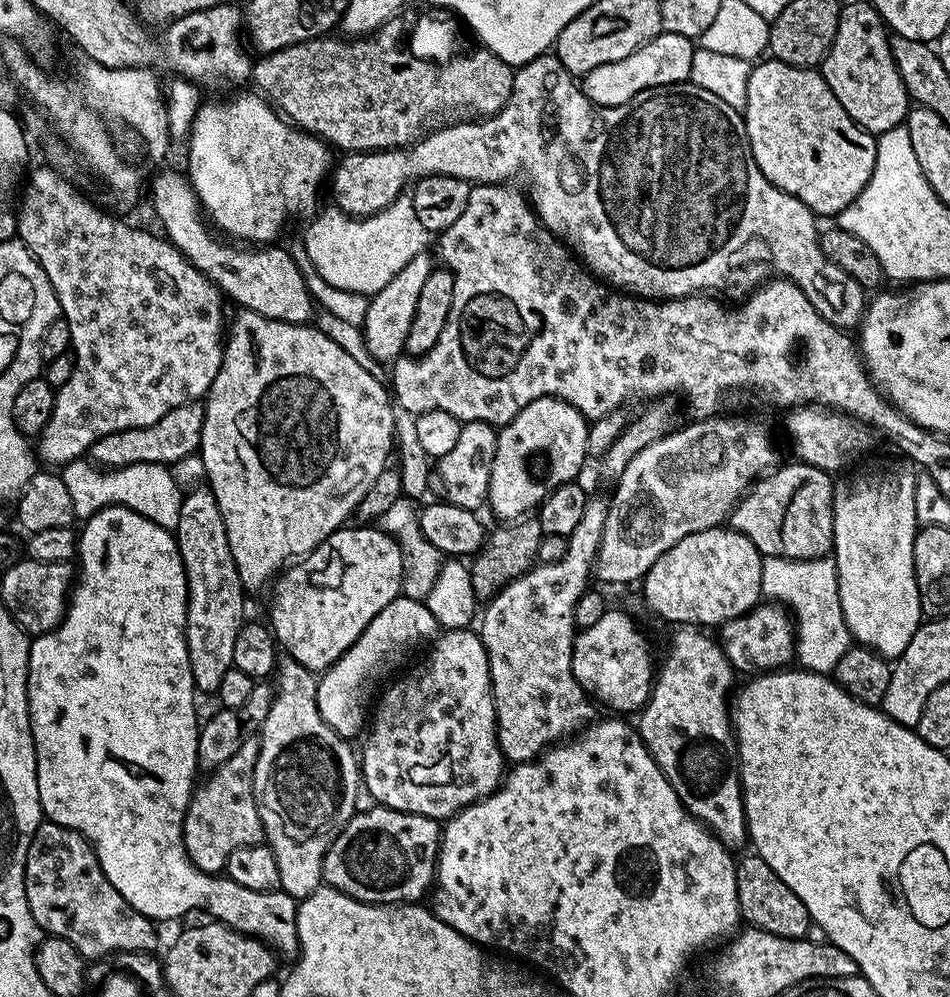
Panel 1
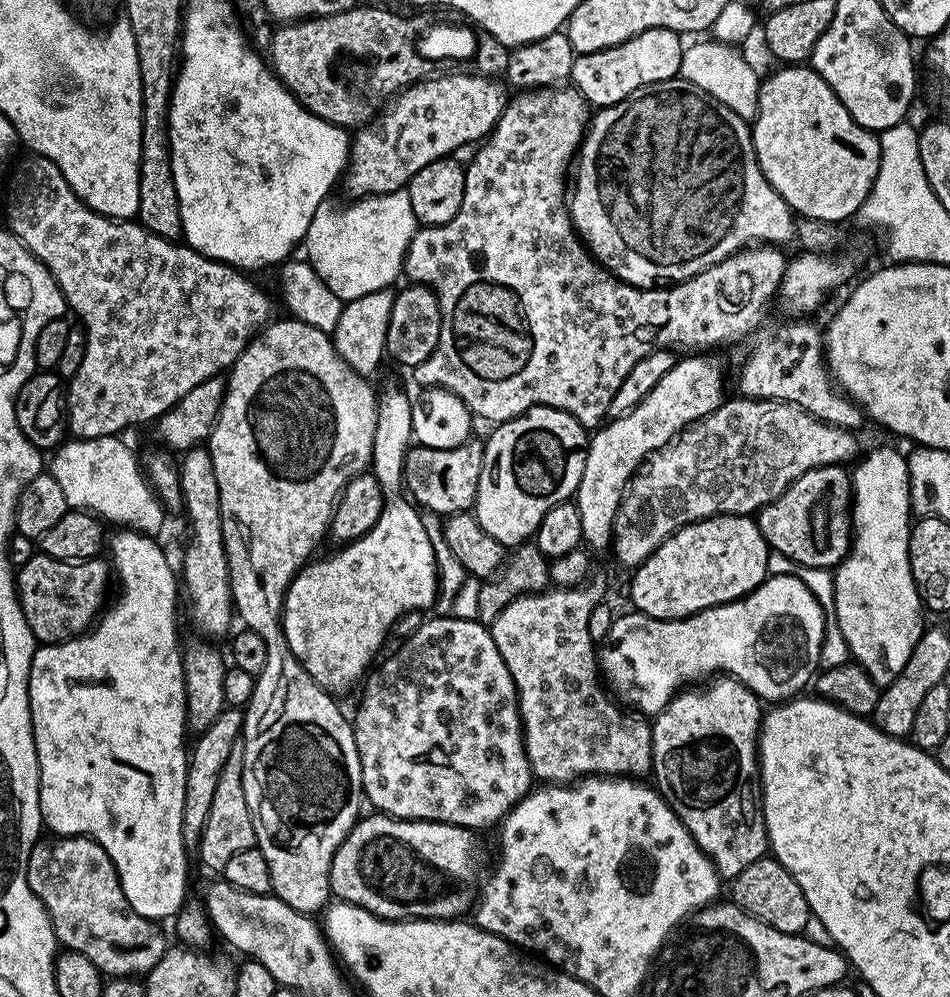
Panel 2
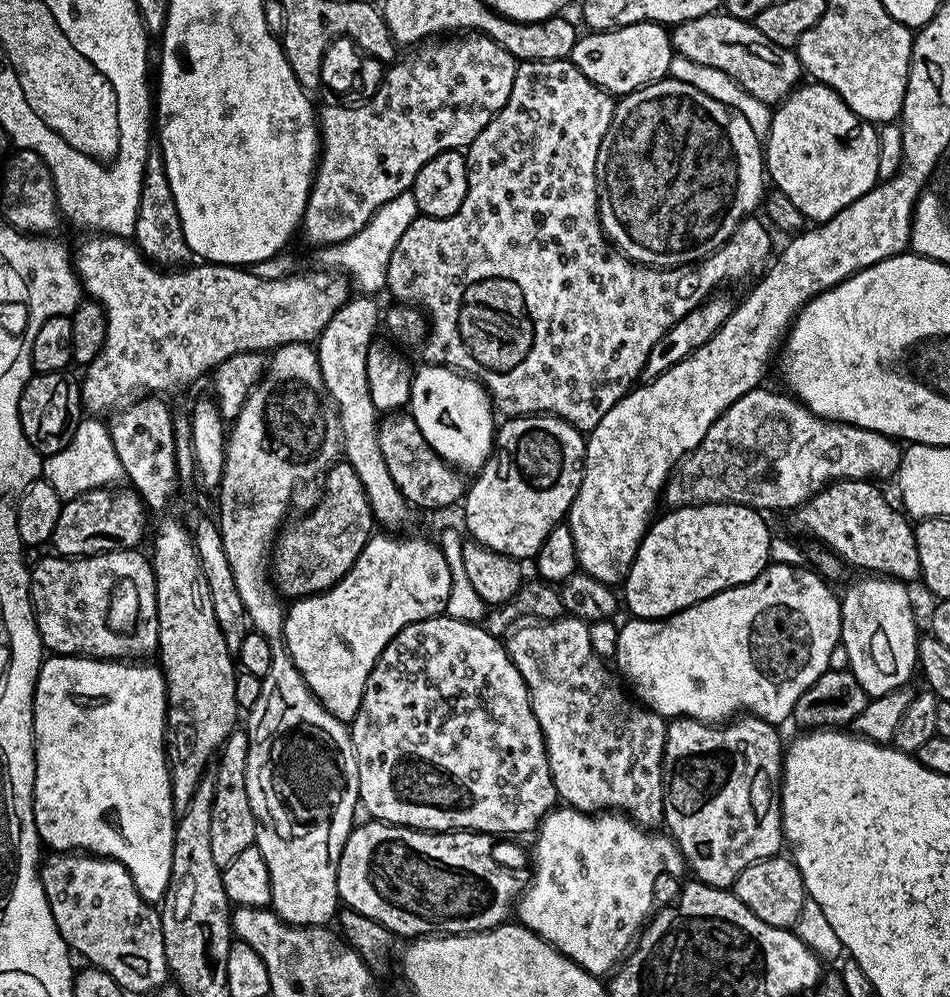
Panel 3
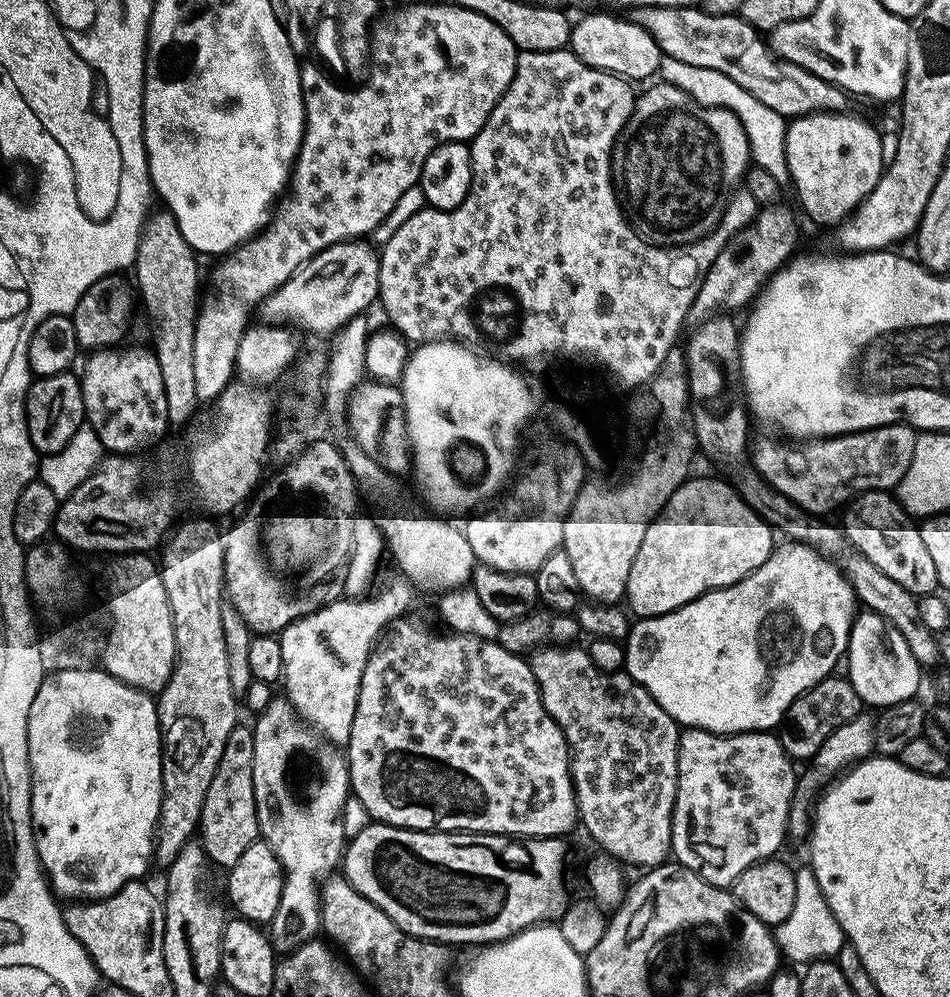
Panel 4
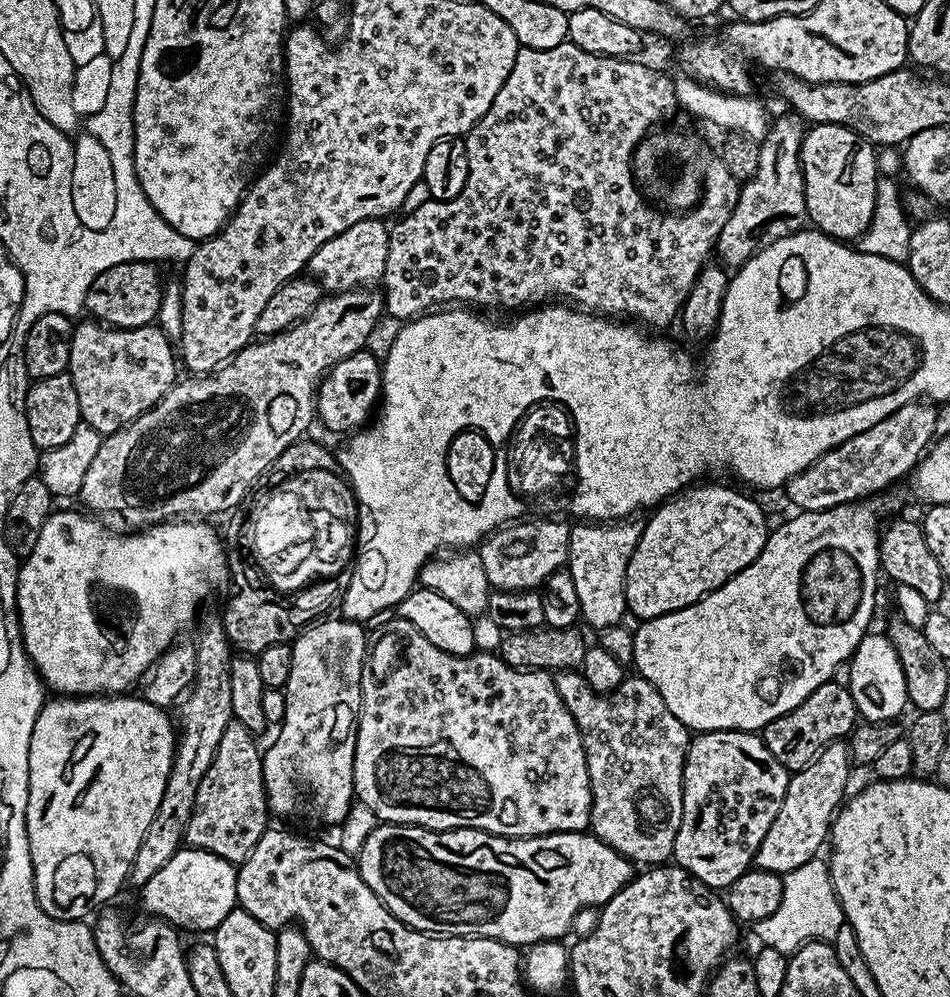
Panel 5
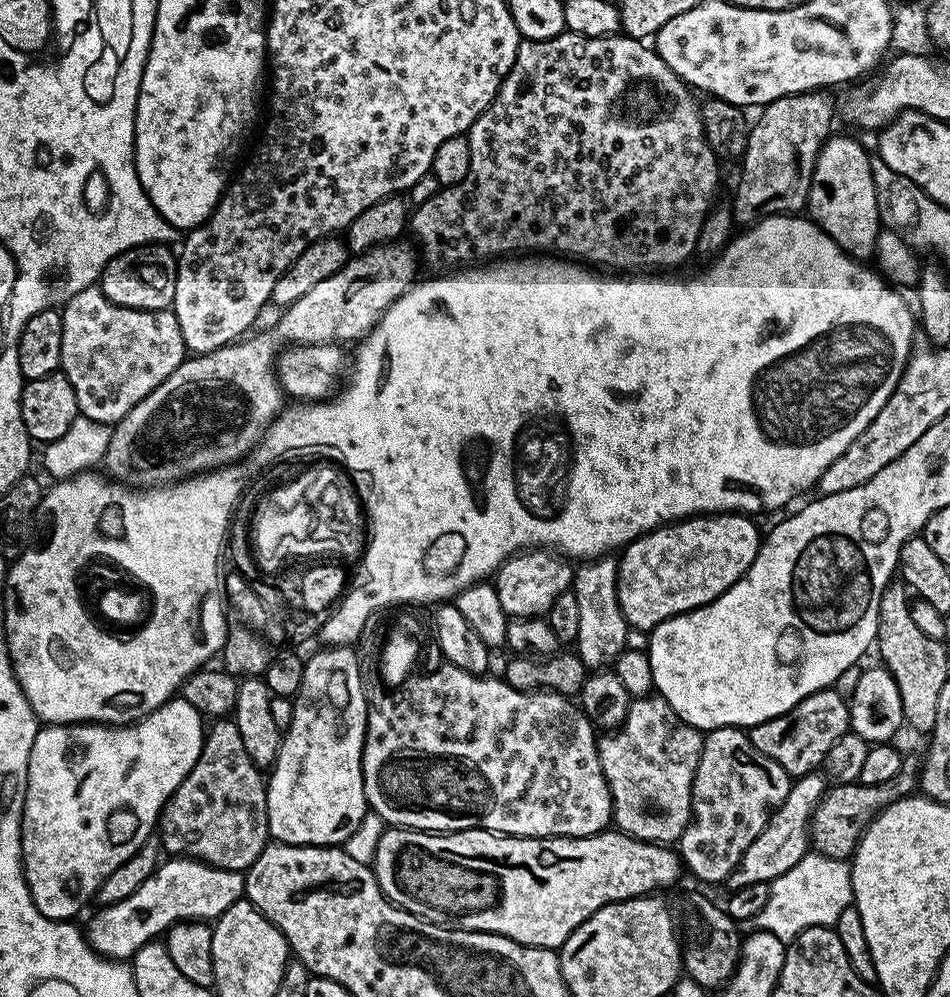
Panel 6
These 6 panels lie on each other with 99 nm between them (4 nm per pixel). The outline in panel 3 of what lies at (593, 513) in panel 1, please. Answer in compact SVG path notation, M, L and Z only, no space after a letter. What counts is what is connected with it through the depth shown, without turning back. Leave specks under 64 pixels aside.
M565 614L559 616L556 620L525 623L515 630L509 631L506 636L508 657L514 662L514 666L518 666L518 674L522 674L522 678L526 682L528 693L530 694L530 702L534 710L534 718L538 718L538 726L542 730L542 738L544 739L546 754L550 762L550 774L554 778L556 795L567 807L576 808L580 812L599 814L615 810L621 814L626 814L628 819L633 820L635 824L639 824L641 828L649 830L659 829L664 824L664 786L666 783L664 775L664 747L666 746L668 724L665 717L661 716L659 712L633 699L626 691L625 685L618 679L617 673L611 667L608 669L604 665L607 664L605 657L594 654L594 646L590 646L590 630L588 626L589 621L580 620L576 616Z

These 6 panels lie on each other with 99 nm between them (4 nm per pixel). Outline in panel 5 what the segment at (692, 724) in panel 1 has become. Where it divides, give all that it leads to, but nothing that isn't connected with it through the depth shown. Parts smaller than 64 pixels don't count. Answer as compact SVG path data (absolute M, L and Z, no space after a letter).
M729 730L699 733L689 743L684 763L682 822L678 826L678 838L674 838L672 851L675 863L686 869L689 876L701 885L709 884L712 890L727 889L734 878L753 867L756 851L758 846L762 846L762 838L766 838L766 830L770 830L770 822L774 822L774 818L778 818L778 810L782 810L789 775L782 762L766 750L763 739L756 732Z

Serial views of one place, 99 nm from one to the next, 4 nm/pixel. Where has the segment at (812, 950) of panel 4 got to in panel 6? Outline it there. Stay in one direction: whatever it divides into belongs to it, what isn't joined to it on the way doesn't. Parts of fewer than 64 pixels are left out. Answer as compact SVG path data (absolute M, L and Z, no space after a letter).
M815 850L809 851L802 862L798 862L798 866L774 878L768 889L770 898L756 916L754 928L757 932L774 934L785 942L792 941L810 926L833 927L838 922L838 914L853 907L852 869L849 861L822 856Z

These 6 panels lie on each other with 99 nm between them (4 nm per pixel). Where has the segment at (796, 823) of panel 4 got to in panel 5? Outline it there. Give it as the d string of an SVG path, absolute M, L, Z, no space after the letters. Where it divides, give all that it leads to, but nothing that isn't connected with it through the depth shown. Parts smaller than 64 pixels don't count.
M833 742L800 772L793 772L788 777L786 798L782 798L782 810L778 818L770 822L762 846L758 846L755 867L771 872L786 873L806 866L806 862L821 855L820 847L825 847L829 839L832 822L838 809L845 803L844 791L848 788L848 775L854 771L852 754L844 742Z

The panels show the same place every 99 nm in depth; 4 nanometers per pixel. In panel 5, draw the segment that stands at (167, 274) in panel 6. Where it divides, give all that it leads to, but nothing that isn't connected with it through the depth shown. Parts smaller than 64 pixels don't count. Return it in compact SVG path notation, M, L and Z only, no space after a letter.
M131 260L110 270L102 270L94 278L84 299L84 308L93 321L109 328L141 328L153 323L160 309L165 285L160 284L160 272L155 263L146 260Z

